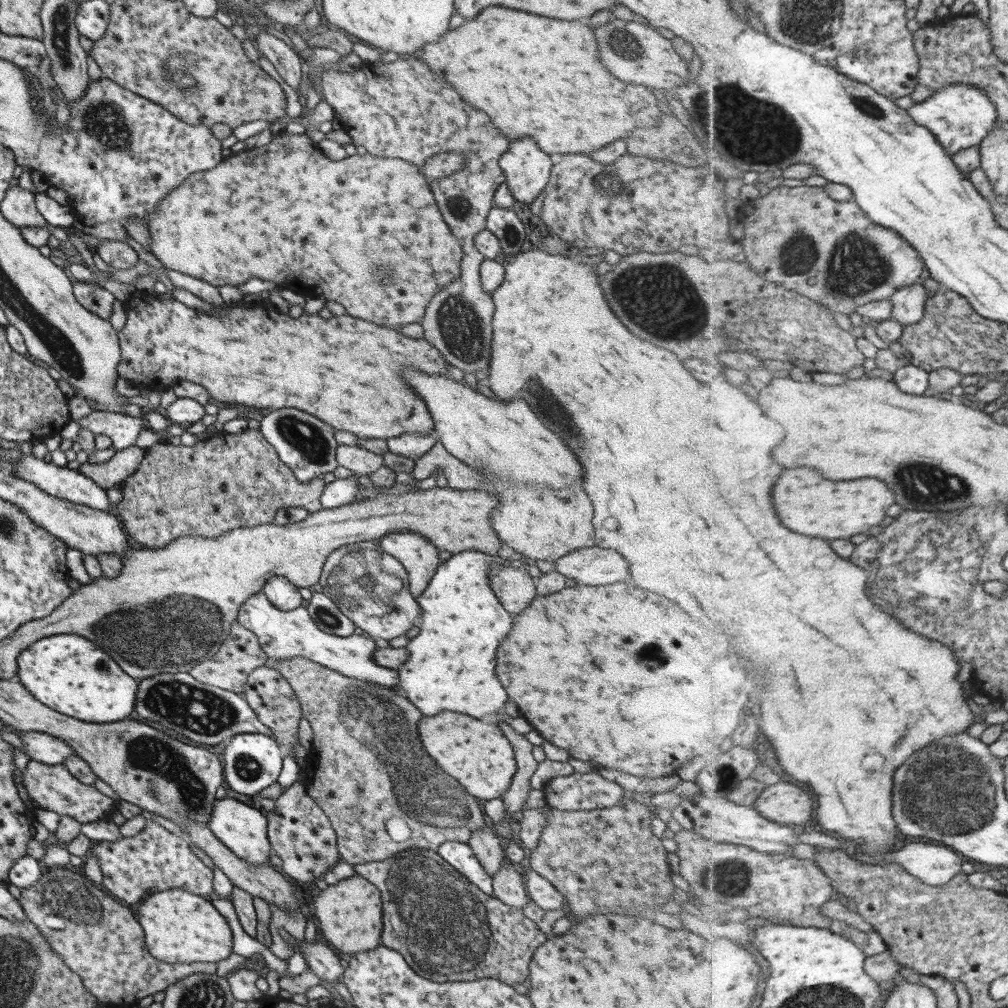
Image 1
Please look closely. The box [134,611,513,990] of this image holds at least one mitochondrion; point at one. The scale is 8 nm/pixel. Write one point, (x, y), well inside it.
(373, 722)

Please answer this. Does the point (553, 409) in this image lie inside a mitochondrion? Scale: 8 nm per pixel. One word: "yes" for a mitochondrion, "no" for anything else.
yes

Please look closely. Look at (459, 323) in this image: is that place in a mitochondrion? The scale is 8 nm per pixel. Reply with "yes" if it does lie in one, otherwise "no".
yes

